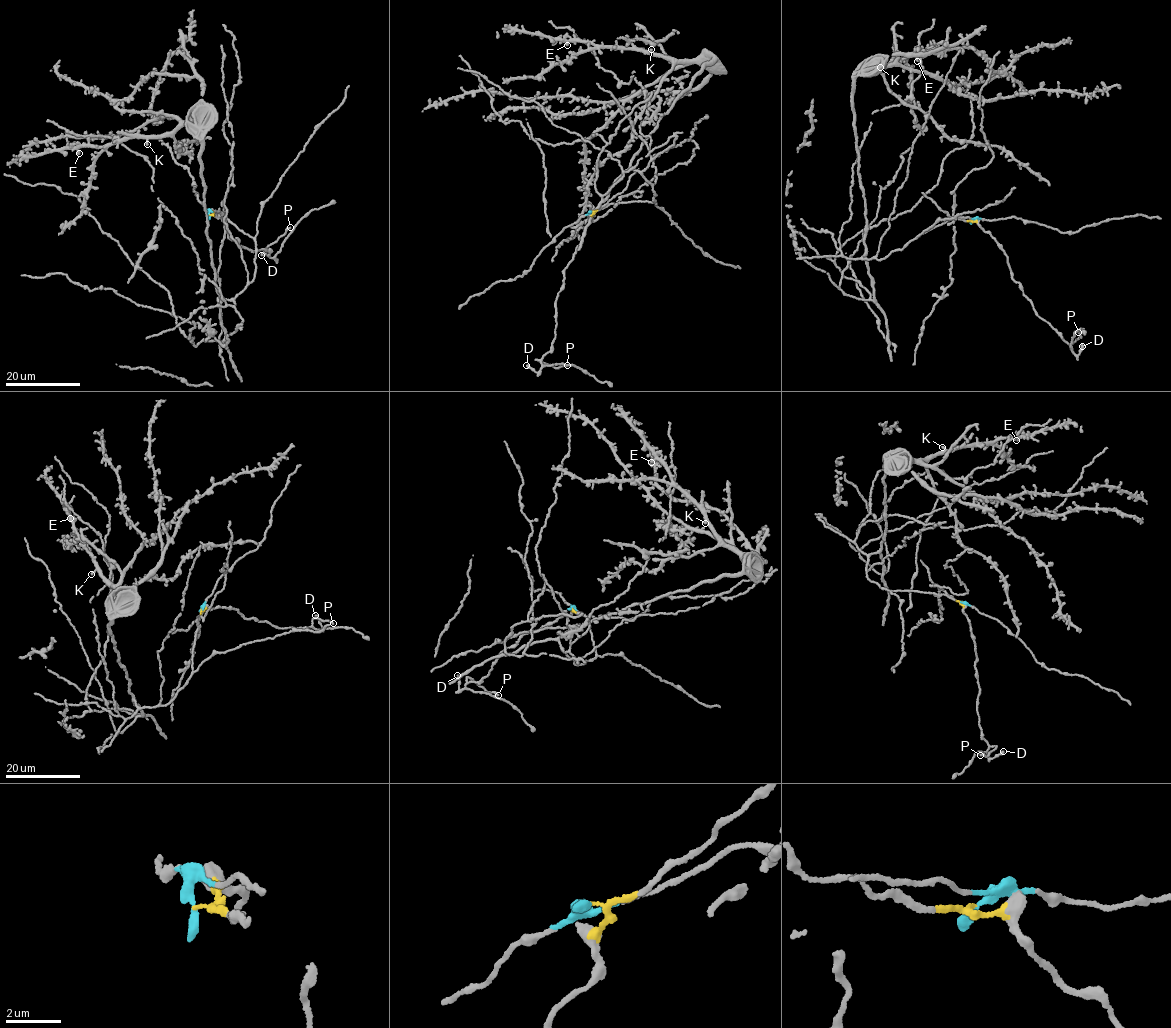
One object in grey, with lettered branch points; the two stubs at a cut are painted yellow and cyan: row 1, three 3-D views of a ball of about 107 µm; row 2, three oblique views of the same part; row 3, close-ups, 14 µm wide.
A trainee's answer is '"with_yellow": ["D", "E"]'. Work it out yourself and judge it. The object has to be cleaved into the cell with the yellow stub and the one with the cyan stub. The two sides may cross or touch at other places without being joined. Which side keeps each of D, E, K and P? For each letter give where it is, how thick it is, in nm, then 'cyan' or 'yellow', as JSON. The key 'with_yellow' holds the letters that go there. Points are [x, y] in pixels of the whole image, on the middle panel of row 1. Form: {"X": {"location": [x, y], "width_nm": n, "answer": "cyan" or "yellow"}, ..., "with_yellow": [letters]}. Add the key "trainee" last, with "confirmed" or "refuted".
{"D": {"location": [526, 365], "width_nm": 440, "answer": "yellow"}, "E": {"location": [567, 45], "width_nm": 440, "answer": "cyan"}, "K": {"location": [651, 49], "width_nm": 280, "answer": "cyan"}, "P": {"location": [567, 365], "width_nm": 130, "answer": "yellow"}, "with_yellow": ["D", "P"], "trainee": "refuted"}

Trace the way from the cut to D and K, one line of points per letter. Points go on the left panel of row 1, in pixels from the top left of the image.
D: (209, 215), (220, 216), (228, 237), (236, 238), (239, 245), (255, 251), (265, 248), (274, 259), (261, 255)
K: (209, 215), (224, 214), (254, 238), (254, 277), (229, 300), (216, 290), (199, 136), (182, 124), (147, 144)

